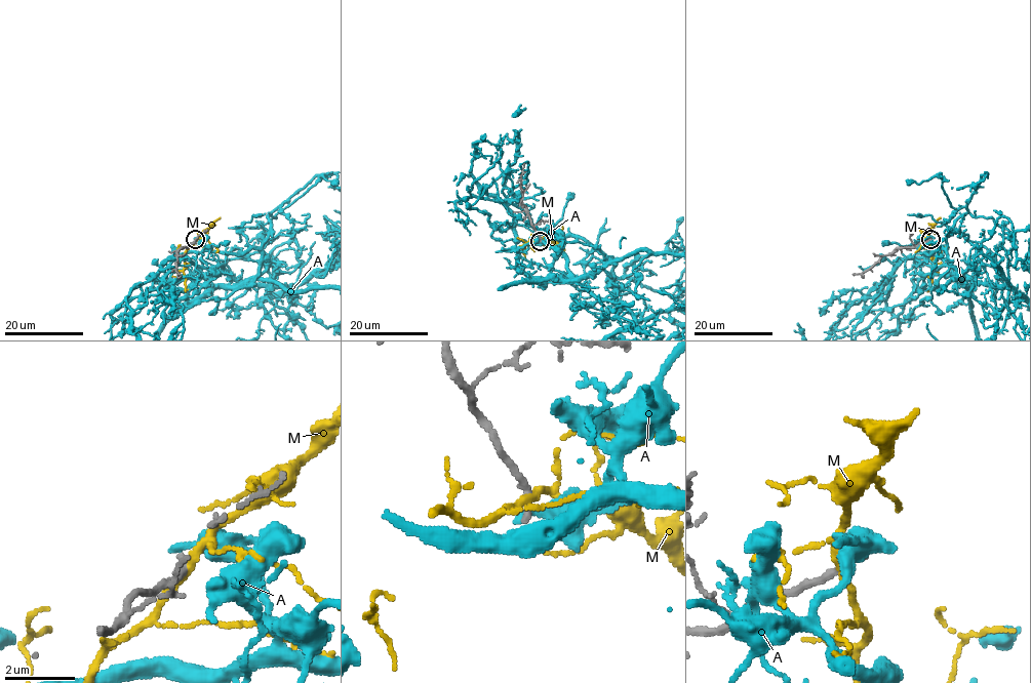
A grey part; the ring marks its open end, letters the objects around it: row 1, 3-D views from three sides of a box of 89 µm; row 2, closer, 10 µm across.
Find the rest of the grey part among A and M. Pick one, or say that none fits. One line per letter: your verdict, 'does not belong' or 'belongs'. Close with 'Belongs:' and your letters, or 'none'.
A: does not belong
M: does not belong
Belongs: none

